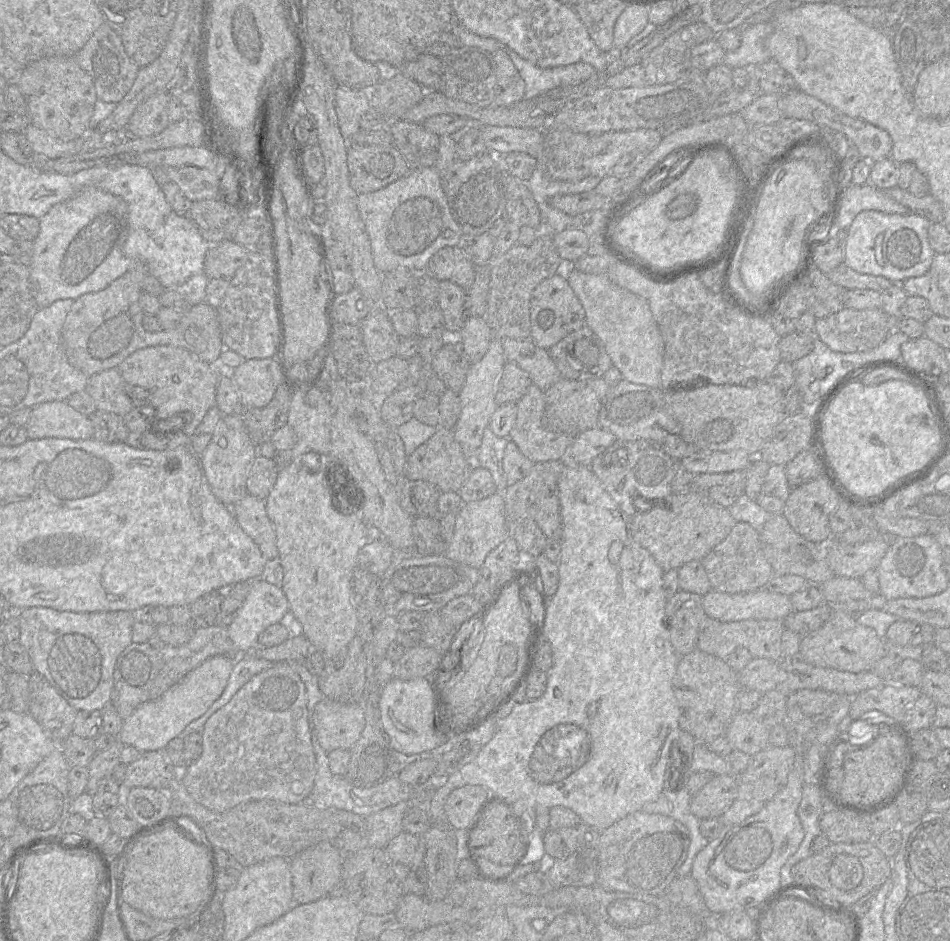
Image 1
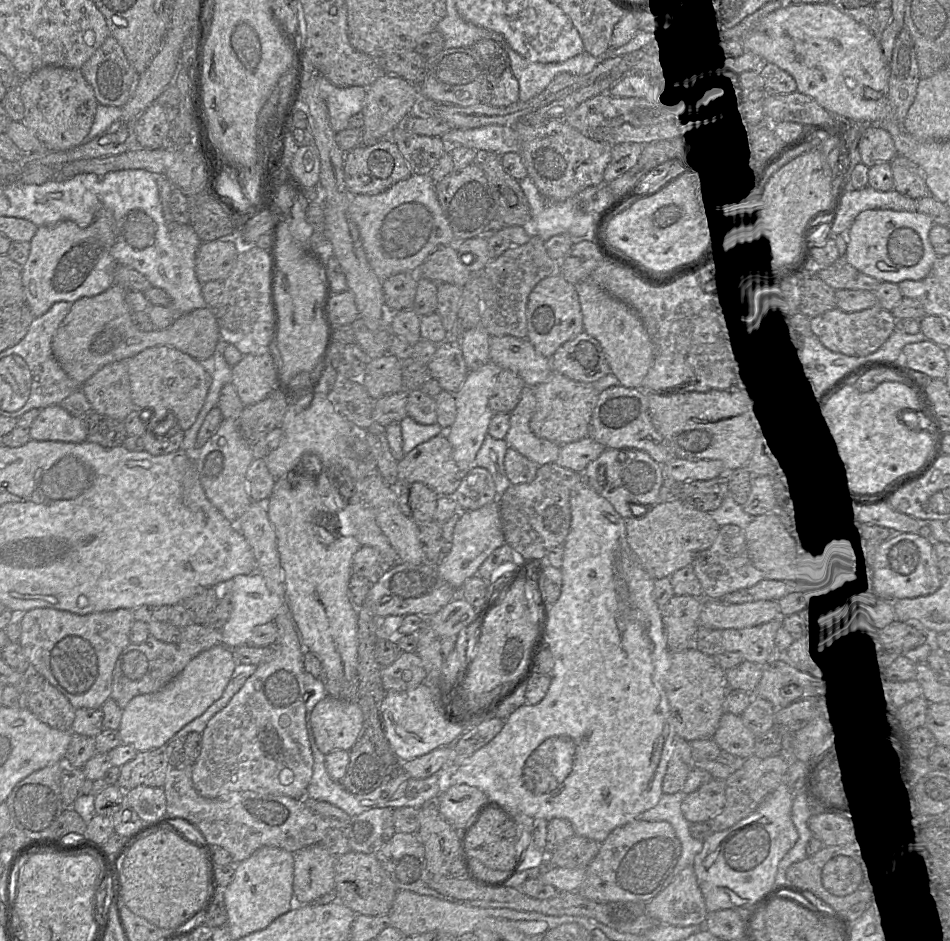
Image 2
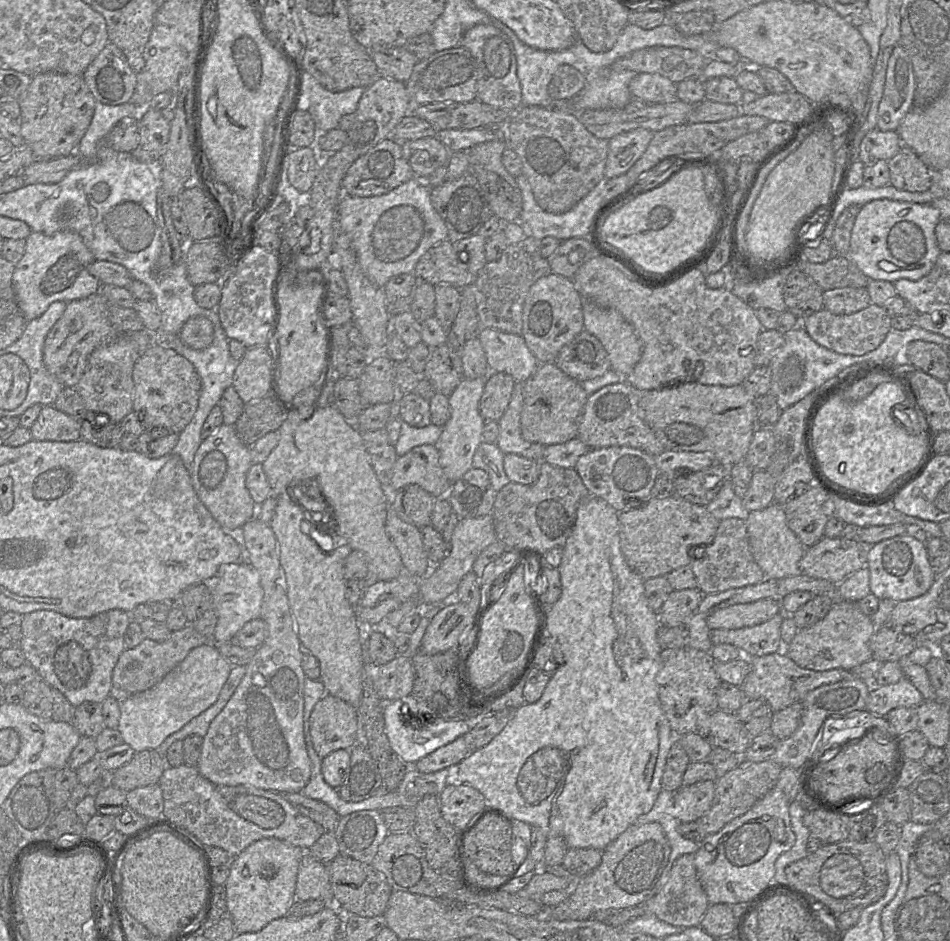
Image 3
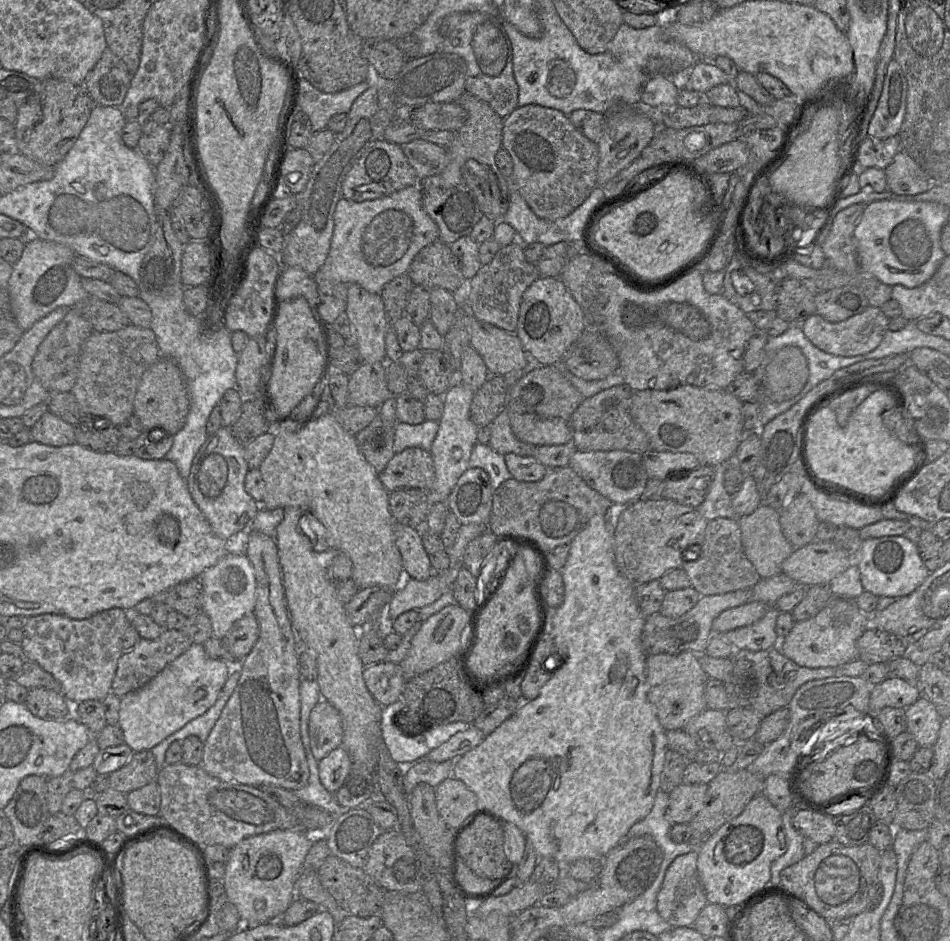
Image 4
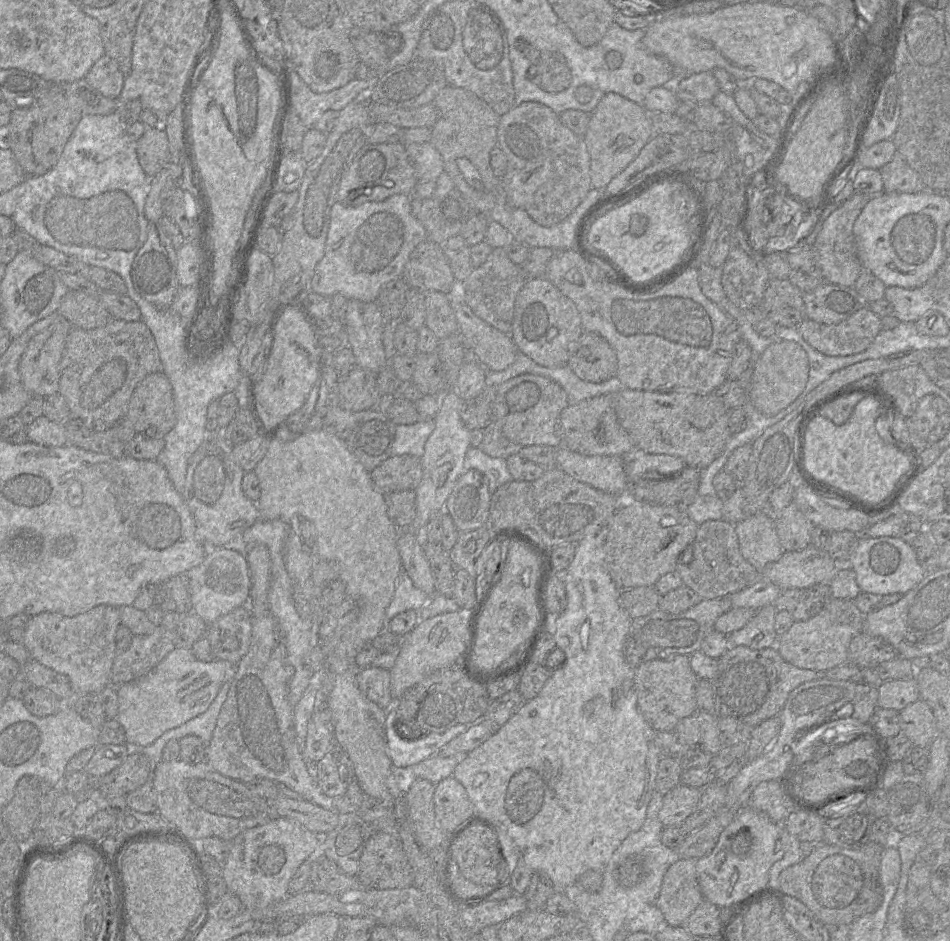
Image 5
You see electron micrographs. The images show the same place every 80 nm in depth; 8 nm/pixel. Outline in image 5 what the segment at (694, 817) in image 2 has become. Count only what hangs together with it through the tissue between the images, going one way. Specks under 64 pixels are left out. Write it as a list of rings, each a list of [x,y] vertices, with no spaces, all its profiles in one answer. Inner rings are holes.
[[[678,784],[663,795],[659,820],[664,827],[679,826],[696,809],[701,796],[701,788]]]

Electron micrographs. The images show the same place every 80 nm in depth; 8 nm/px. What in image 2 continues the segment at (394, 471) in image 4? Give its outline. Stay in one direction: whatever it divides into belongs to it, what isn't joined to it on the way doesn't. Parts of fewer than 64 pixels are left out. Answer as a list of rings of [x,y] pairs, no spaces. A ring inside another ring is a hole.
[[[445,432],[417,445],[404,454],[397,465],[398,483],[421,482],[431,488],[438,496],[453,496],[459,487],[464,472],[453,458],[453,448]]]

